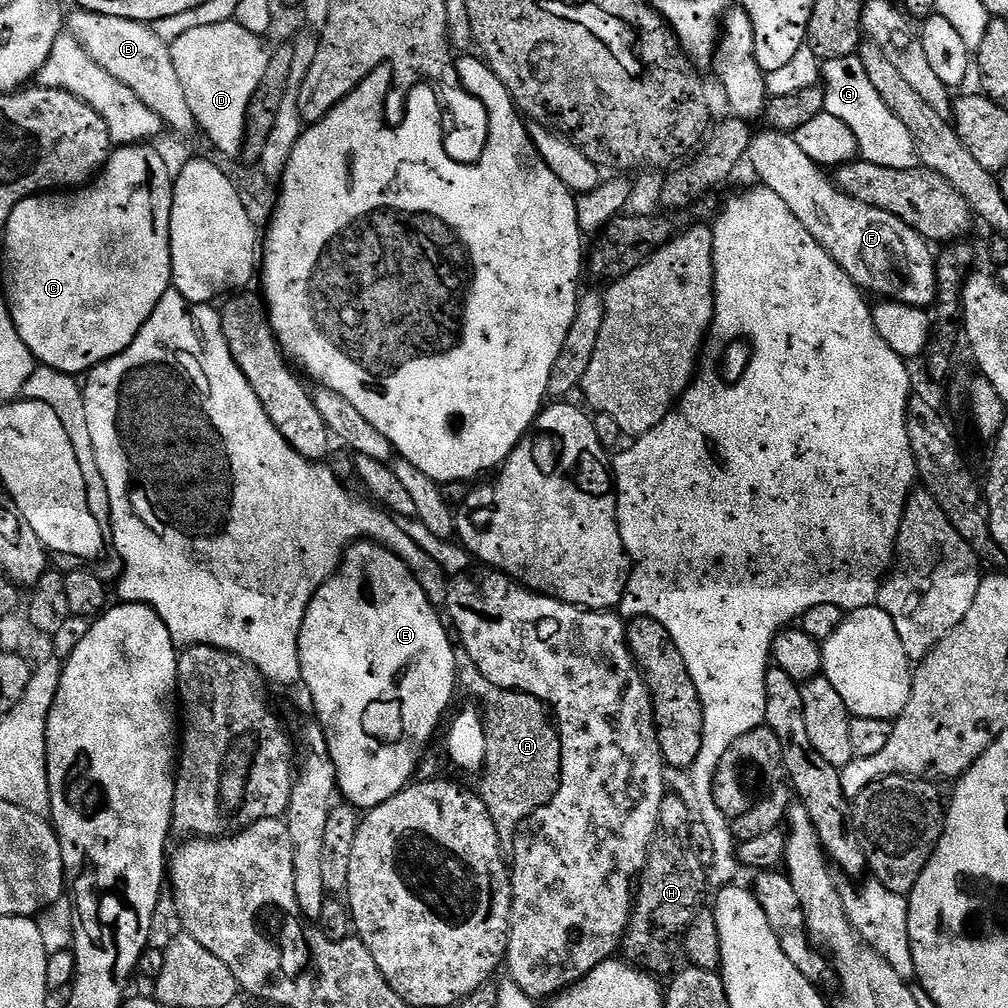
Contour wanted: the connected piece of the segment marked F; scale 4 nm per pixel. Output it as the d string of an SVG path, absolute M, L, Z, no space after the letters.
M764 130L764 133L757 135L755 139L752 141L752 147L749 148L748 154L747 154L747 159L749 161L752 160L752 168L754 171L756 171L756 176L758 179L761 180L763 187L767 189L769 192L773 192L774 194L778 194L778 198L782 202L786 202L786 206L790 206L790 214L794 214L794 218L798 218L798 222L802 222L802 226L806 226L806 230L810 230L810 234L814 237L814 239L817 240L818 243L824 247L826 250L826 254L830 254L830 258L834 258L834 262L838 262L838 266L842 266L842 270L844 271L845 274L850 277L855 284L857 284L858 287L860 287L861 290L863 290L865 293L871 294L873 292L874 295L880 296L876 298L883 298L885 301L888 302L895 302L897 304L909 304L911 308L923 308L925 310L931 309L933 305L937 303L937 284L936 284L936 261L937 257L934 255L934 252L931 252L930 249L930 244L929 241L925 240L923 236L918 235L914 229L912 229L910 226L906 226L906 222L902 222L902 218L894 218L894 214L886 214L886 210L878 210L874 206L866 206L866 202L858 202L854 198L850 198L845 192L842 191L841 188L836 187L835 183L829 178L829 175L821 168L821 165L815 164L813 160L810 158L806 158L806 153L802 150L802 146L798 146L798 142L791 136L782 132L774 132L771 130Z

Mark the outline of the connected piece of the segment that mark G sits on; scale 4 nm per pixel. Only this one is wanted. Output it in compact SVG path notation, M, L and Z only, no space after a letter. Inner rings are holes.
M859 55L823 61L822 87L824 110L834 114L834 118L838 118L850 128L856 139L859 155L863 159L894 170L917 167L916 147L914 138L910 138L910 130L906 130L906 126L898 122L890 106L882 102L882 94L874 90L870 78L866 75L866 66L862 66Z

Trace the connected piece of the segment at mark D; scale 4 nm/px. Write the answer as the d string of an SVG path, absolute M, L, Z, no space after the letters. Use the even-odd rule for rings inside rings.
M235 20L218 26L202 26L182 34L170 46L174 70L178 70L178 82L182 82L182 94L186 94L186 106L194 114L197 129L224 156L241 155L244 152L244 123L250 98L266 74L266 62L270 52L261 37L242 30Z

